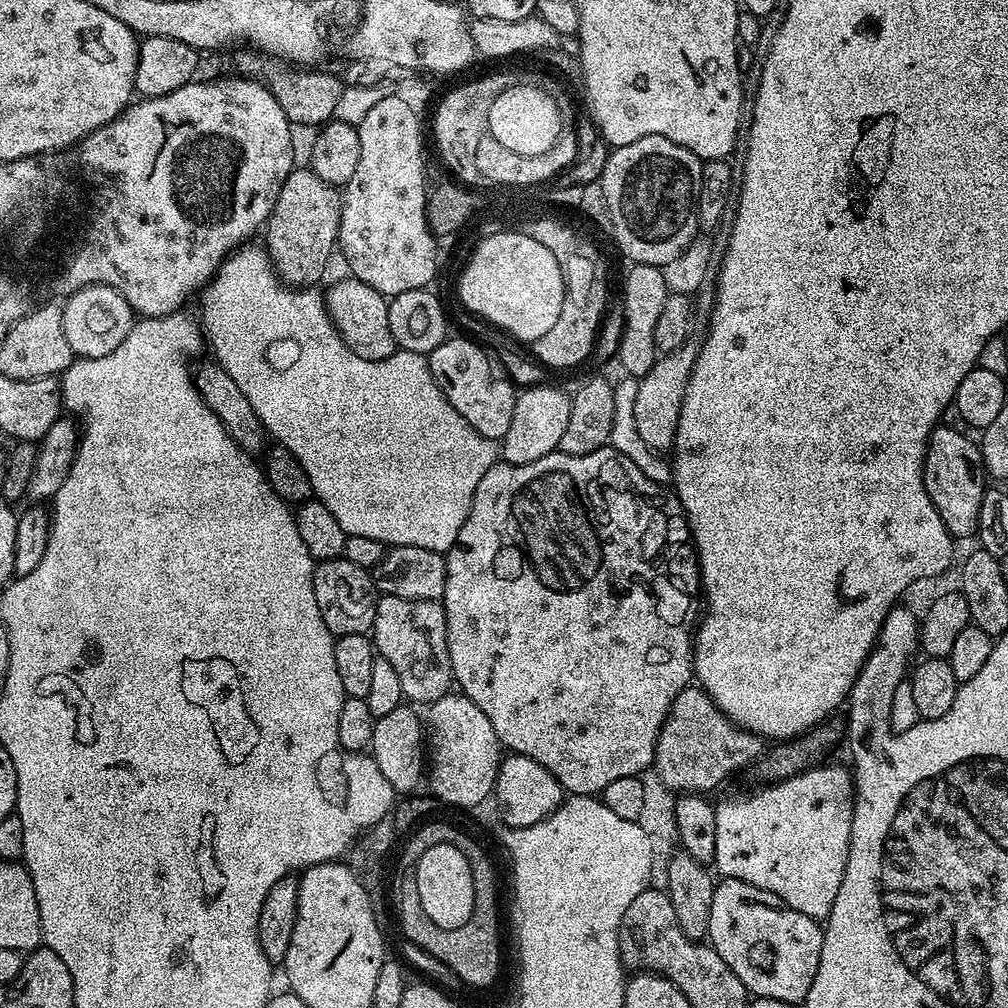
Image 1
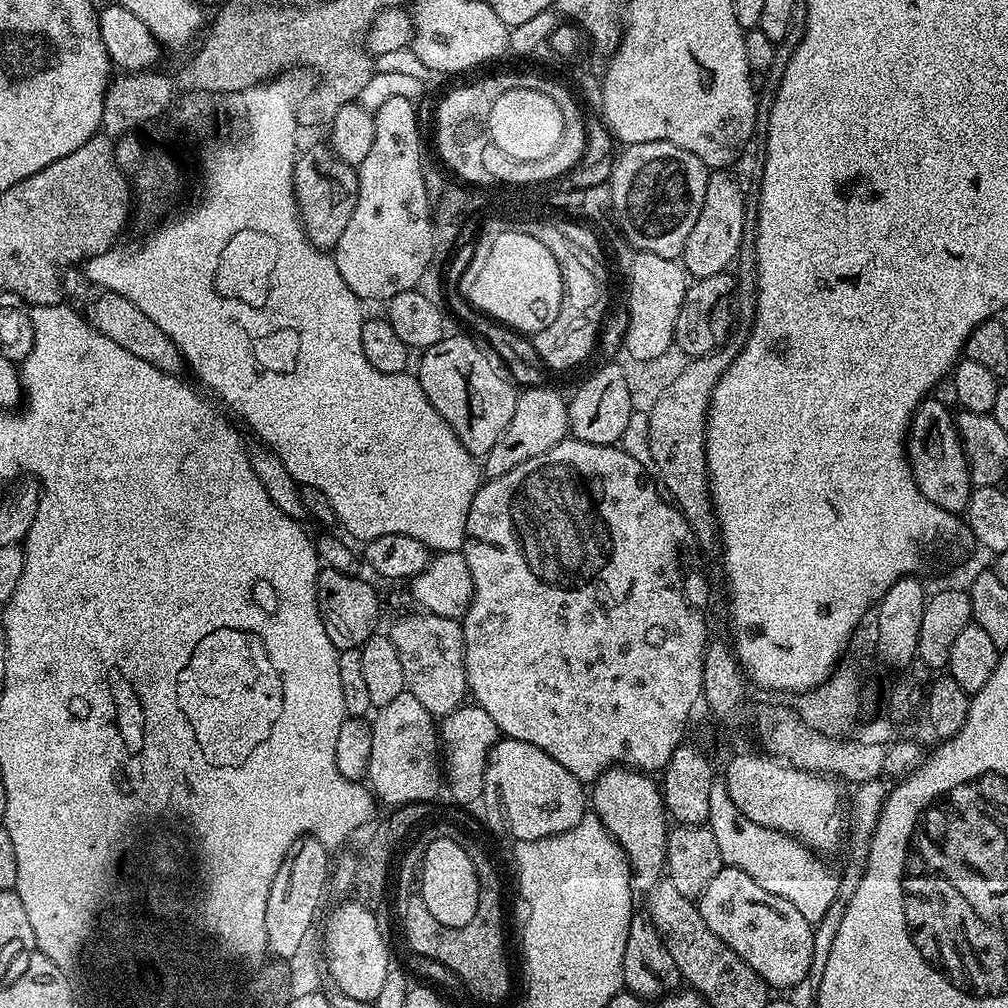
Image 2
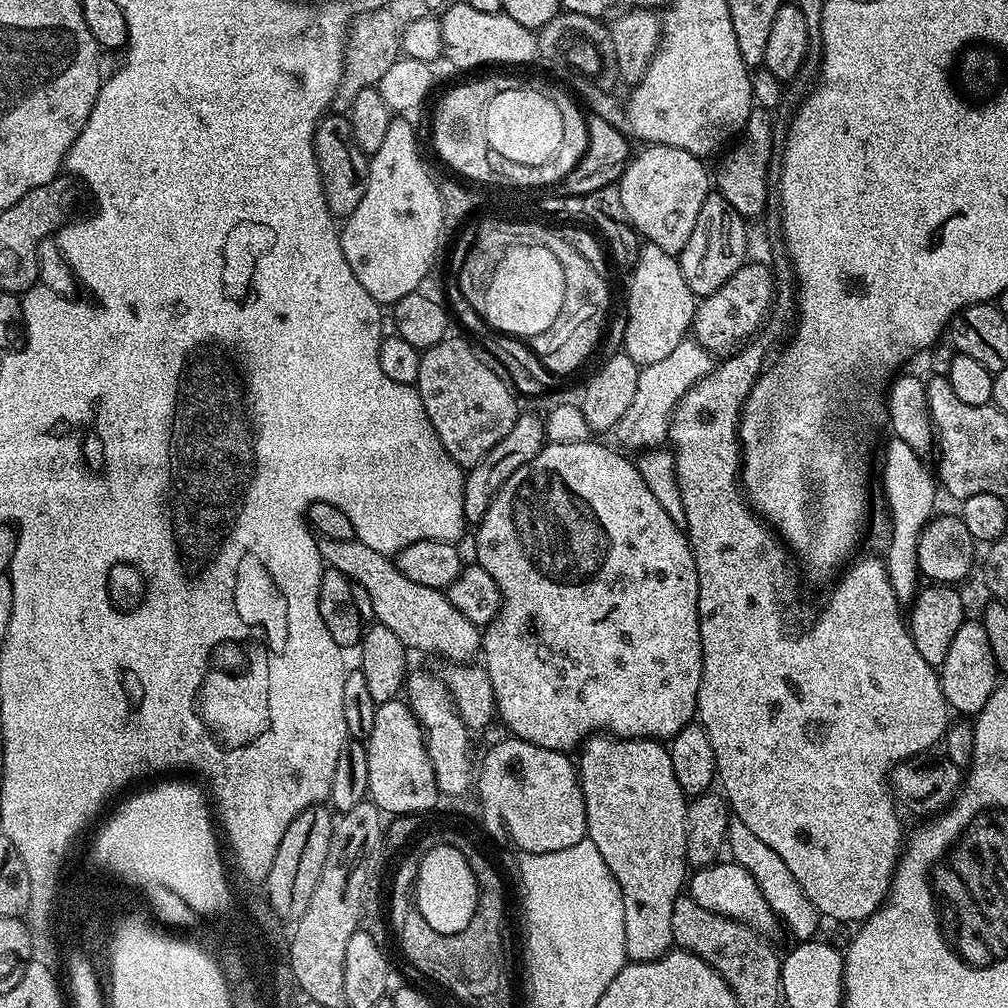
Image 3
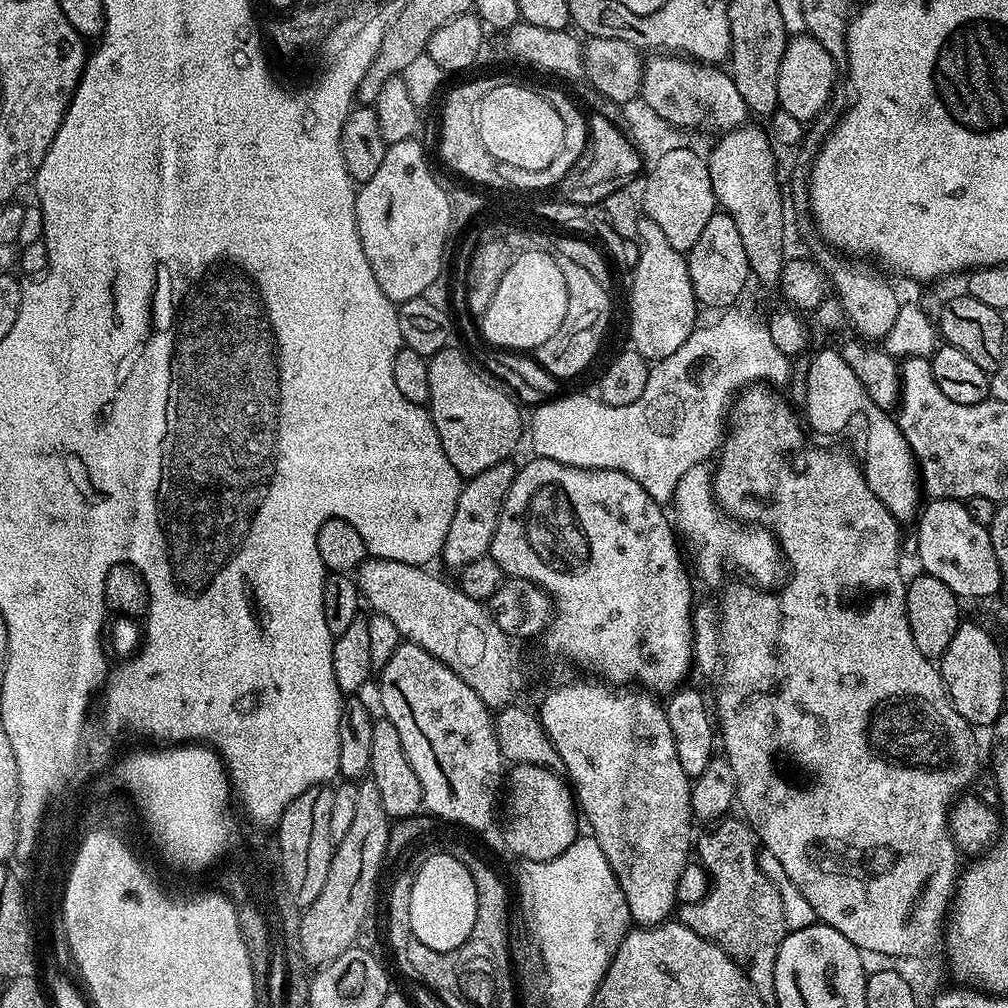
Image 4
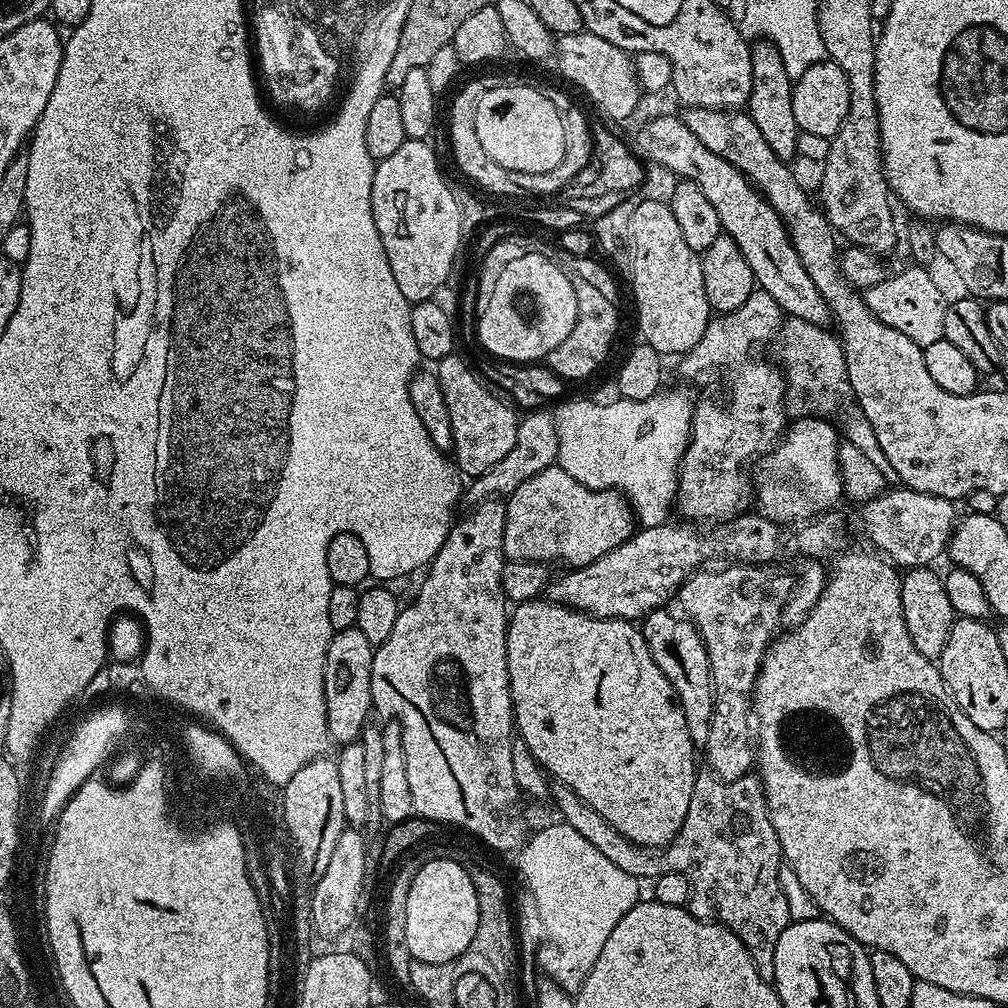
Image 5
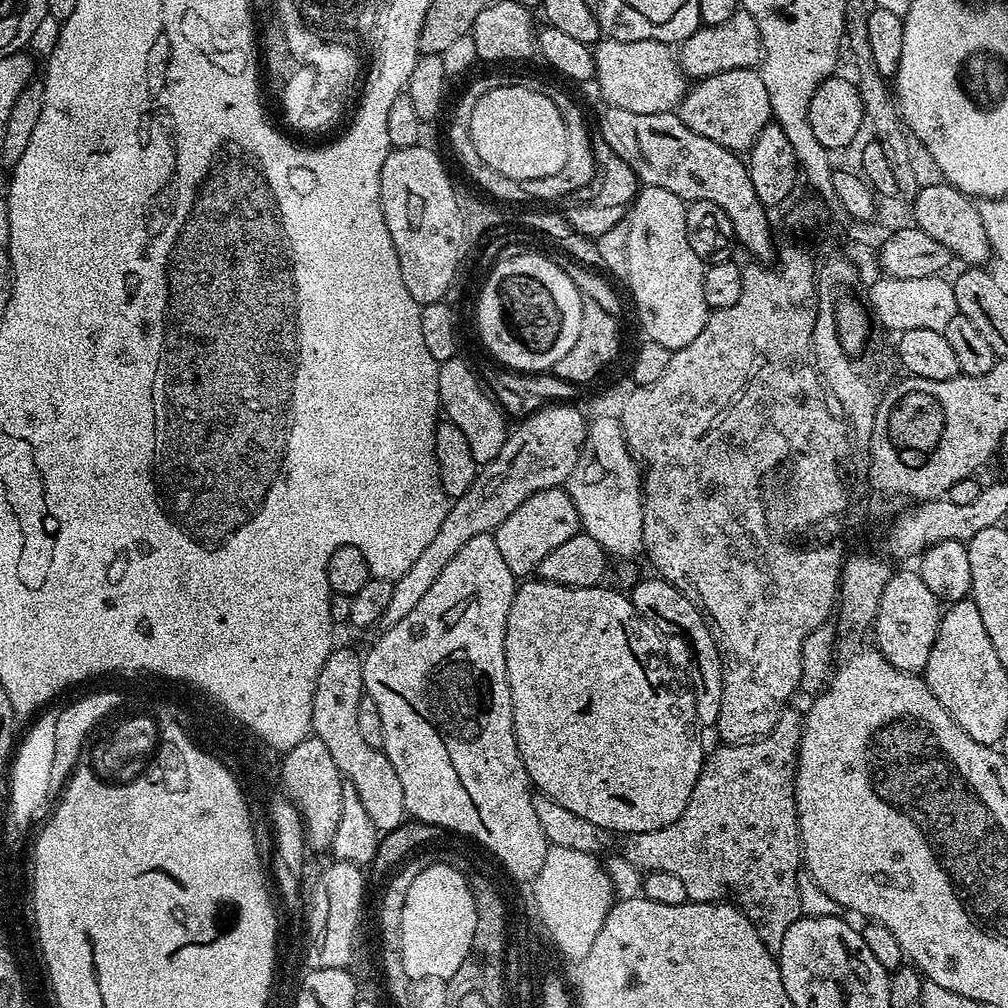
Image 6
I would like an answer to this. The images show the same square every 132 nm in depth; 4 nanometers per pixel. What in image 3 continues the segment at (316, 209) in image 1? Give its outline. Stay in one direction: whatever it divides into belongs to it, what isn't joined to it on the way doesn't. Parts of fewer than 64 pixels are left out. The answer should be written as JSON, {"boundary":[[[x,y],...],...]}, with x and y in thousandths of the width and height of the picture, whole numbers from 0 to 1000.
{"boundary":[[[325,113],[313,125],[313,132],[310,134],[312,153],[315,161],[315,169],[321,177],[321,195],[330,215],[344,216],[359,200],[359,192],[363,192],[365,180],[366,156],[351,141],[349,122],[344,114]]]}

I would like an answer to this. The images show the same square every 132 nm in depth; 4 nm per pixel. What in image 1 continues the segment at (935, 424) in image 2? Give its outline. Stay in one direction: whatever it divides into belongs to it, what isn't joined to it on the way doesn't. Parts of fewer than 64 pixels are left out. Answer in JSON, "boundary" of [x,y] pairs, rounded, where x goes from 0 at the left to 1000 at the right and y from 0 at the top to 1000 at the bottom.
{"boundary":[[[931,423],[925,428],[921,447],[917,450],[917,485],[919,490],[923,490],[923,498],[927,498],[938,526],[949,537],[968,532],[970,506],[974,506],[974,494],[978,487],[978,469],[972,441],[959,431],[952,425]]]}

